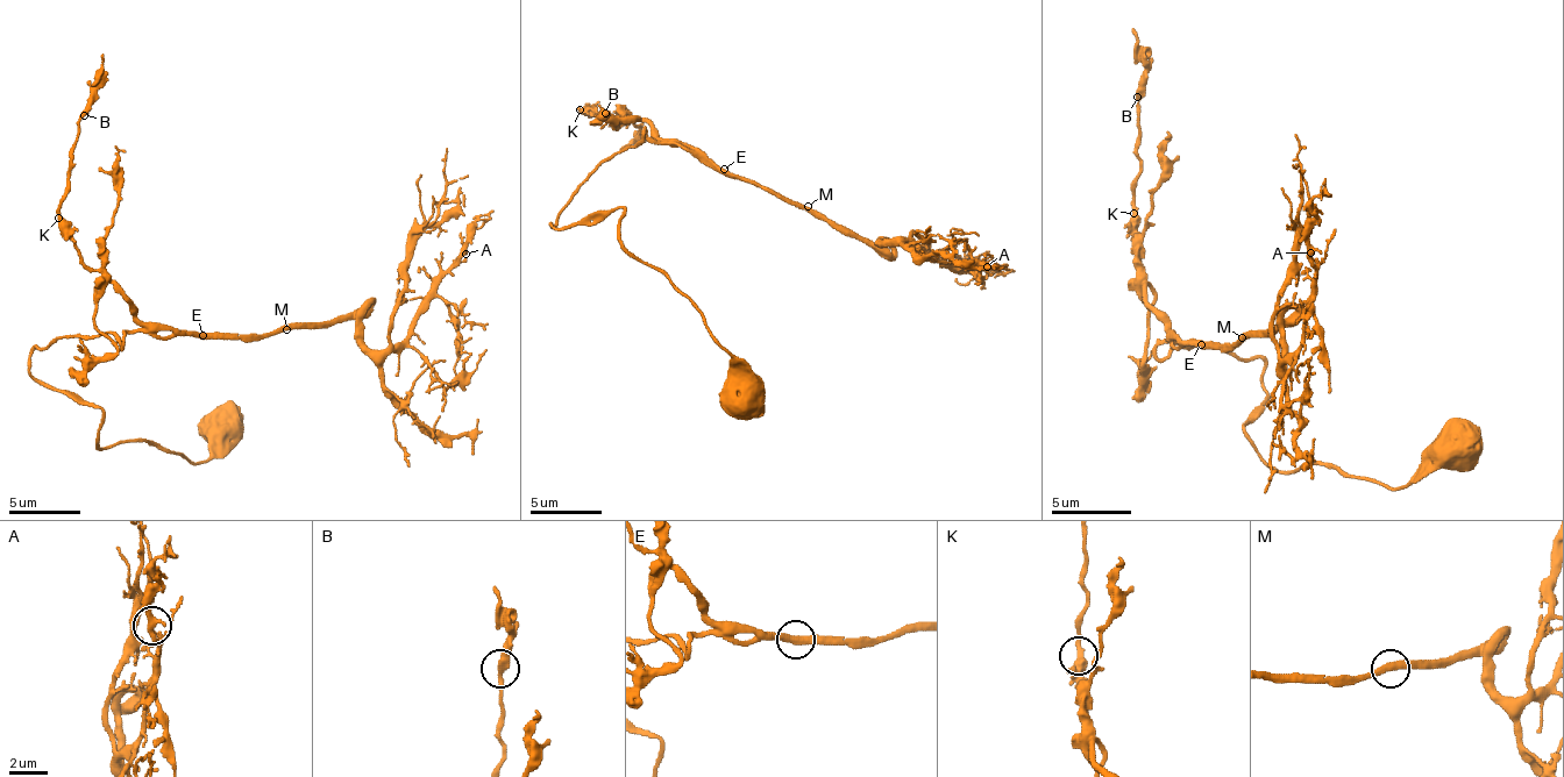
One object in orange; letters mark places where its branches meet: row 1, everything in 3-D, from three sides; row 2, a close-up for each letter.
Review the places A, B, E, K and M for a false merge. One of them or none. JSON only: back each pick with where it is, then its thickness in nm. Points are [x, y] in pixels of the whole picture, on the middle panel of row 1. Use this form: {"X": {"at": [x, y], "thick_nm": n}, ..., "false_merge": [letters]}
{"false_merge": []}

